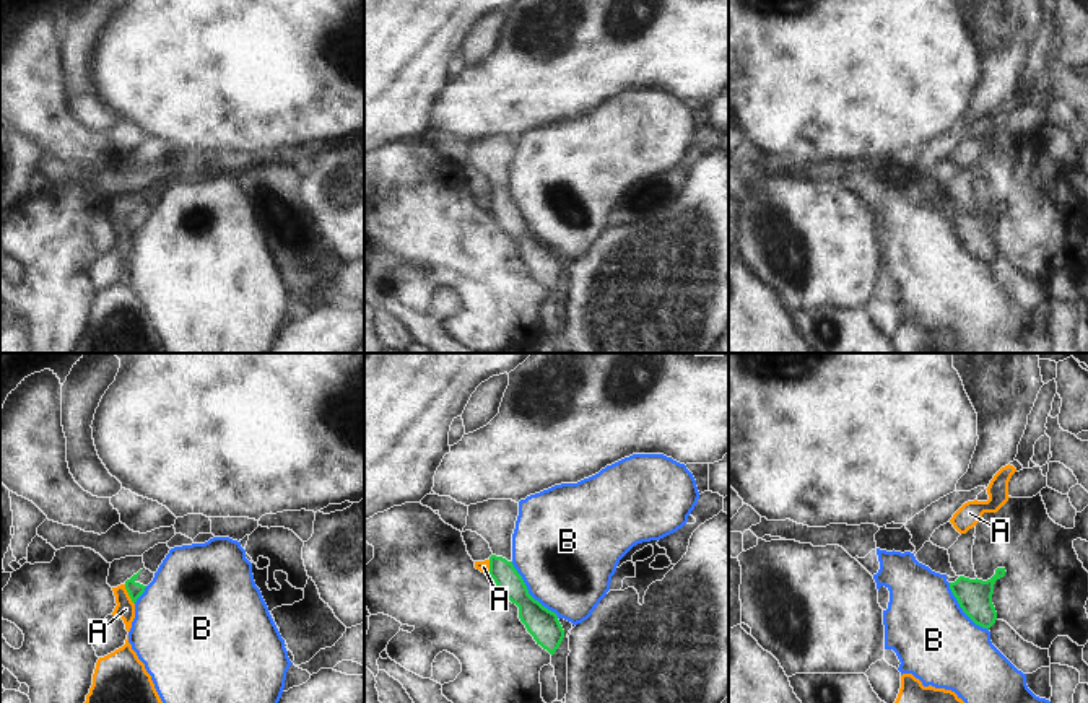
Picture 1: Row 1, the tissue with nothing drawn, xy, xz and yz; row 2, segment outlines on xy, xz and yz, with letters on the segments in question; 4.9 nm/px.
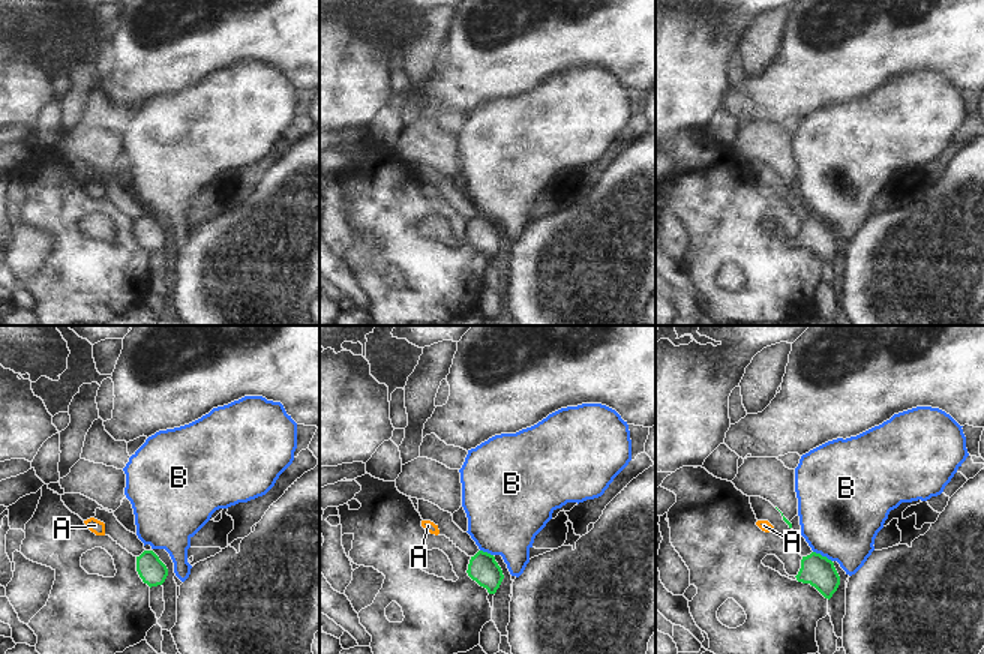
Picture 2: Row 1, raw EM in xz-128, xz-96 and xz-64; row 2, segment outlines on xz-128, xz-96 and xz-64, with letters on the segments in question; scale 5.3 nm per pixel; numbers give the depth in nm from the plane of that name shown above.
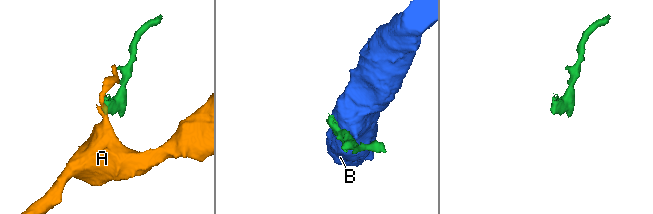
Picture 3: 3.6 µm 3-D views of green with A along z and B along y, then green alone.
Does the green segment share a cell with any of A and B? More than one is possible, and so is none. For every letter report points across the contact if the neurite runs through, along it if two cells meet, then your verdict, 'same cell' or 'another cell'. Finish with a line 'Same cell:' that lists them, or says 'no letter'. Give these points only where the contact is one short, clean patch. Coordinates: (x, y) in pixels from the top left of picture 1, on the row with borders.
A: another cell
B: another cell
Same cell: no letter

